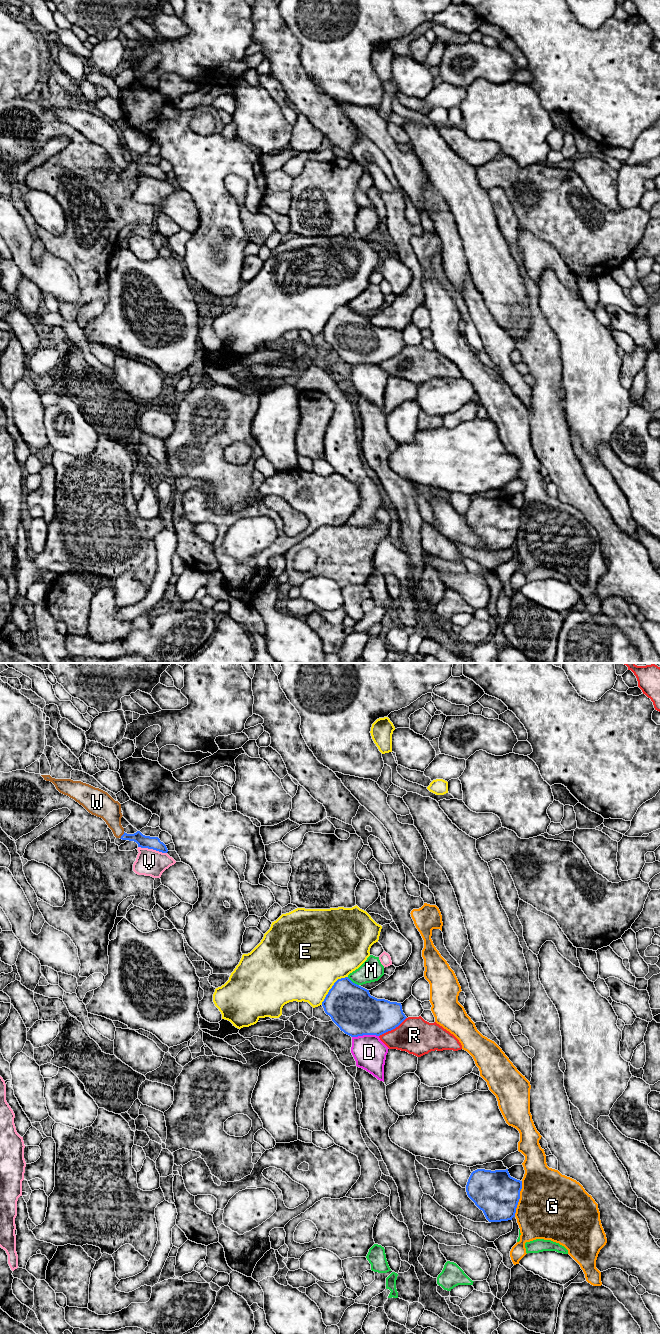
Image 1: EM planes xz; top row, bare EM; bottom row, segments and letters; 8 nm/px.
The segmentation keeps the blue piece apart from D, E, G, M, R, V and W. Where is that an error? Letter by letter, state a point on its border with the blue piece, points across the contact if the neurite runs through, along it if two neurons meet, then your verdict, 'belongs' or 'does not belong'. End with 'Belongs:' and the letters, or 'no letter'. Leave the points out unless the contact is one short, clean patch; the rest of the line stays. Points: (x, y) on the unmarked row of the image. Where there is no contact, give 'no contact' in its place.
D: contact xz (365, 362); does not belong
E: contact xz (332, 315); does not belong
G: contact xz (519, 526); does not belong
M: contact xz (352, 310); does not belong
R: contact xz (392, 357); does not belong
V: contact xz (152, 176); does not belong
W: contact xz (122, 163); way xz (143, 169), (138, 165), (122, 163), (115, 154), (108, 137); belongs
Belongs: W

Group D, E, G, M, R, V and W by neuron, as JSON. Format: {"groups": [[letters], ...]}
{"groups": [["D"], ["E"], ["G"], ["M"], ["R"], ["V"], ["W"]]}

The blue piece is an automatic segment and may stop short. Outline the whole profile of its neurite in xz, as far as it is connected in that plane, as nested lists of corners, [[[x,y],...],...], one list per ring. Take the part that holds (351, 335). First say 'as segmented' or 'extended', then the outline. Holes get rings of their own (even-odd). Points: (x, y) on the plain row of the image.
as segmented; [[[348,305],[334,311],[322,334],[340,358],[351,365],[380,364],[407,346],[401,331],[377,327]]]

